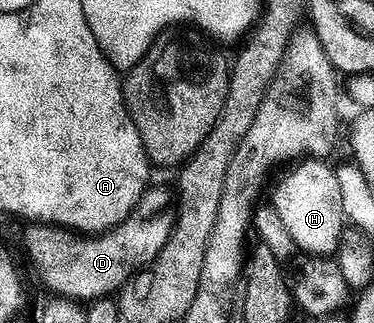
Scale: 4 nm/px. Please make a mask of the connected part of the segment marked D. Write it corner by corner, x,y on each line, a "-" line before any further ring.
157,190
154,194
141,194
140,201
133,207
132,213
126,215
124,221
117,226
110,227
100,233
90,236
88,233
74,232
73,230
52,224
31,224
25,232
25,246
33,257
33,264
41,276
41,282
54,295
76,300
96,300
106,296
116,295
117,291
127,279
146,266
153,257
167,244
167,236
173,230
175,218
172,213
165,211
165,194

